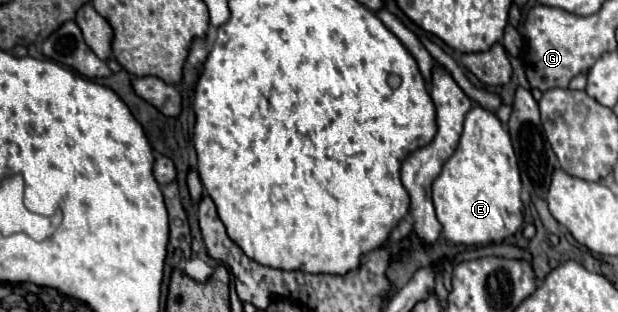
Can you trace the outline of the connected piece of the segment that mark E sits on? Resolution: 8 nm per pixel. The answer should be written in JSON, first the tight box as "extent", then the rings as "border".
{"extent":[433,106,523,246],"border":[[[475,106],[465,116],[459,146],[433,182],[433,204],[449,246],[501,242],[521,228],[523,202],[519,166],[511,138],[493,112]]]}

